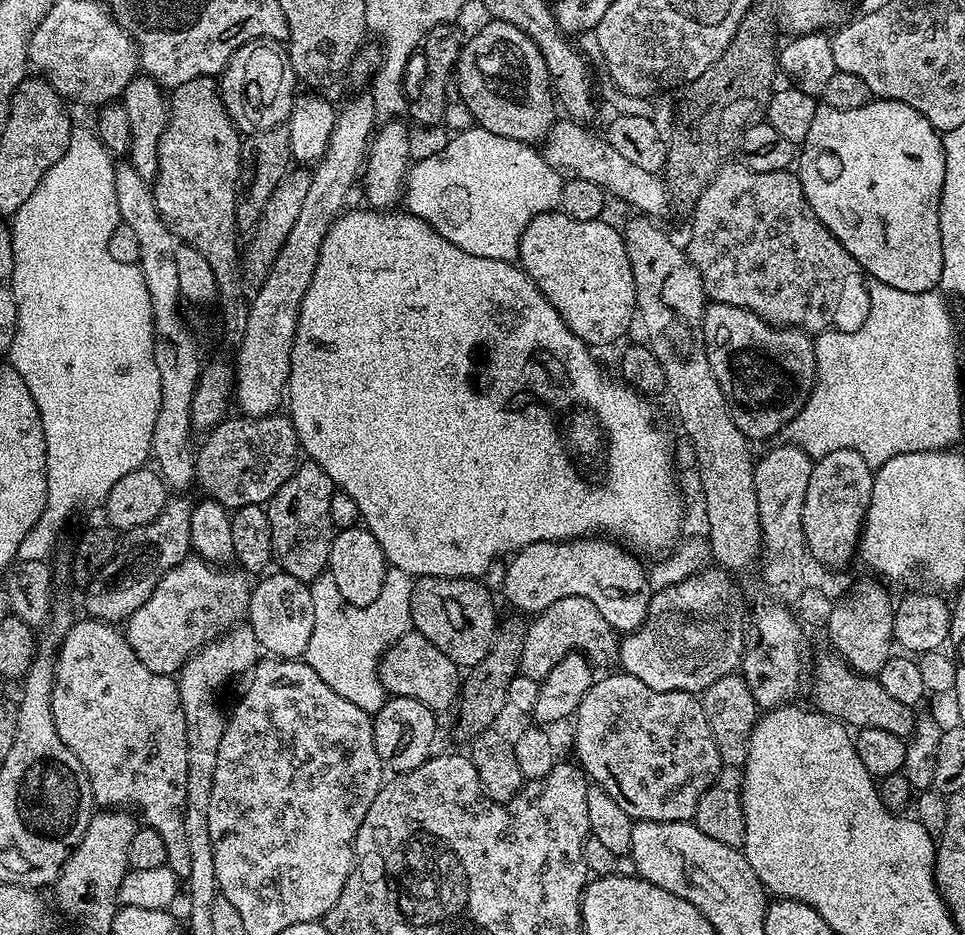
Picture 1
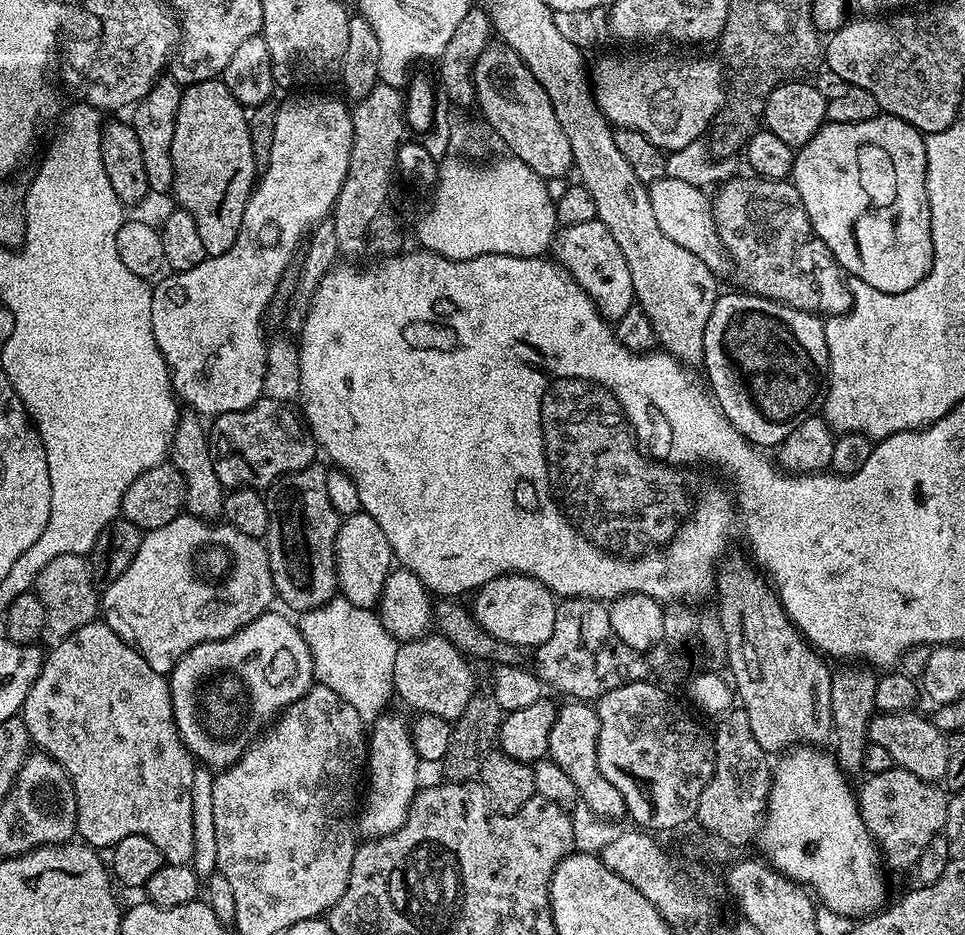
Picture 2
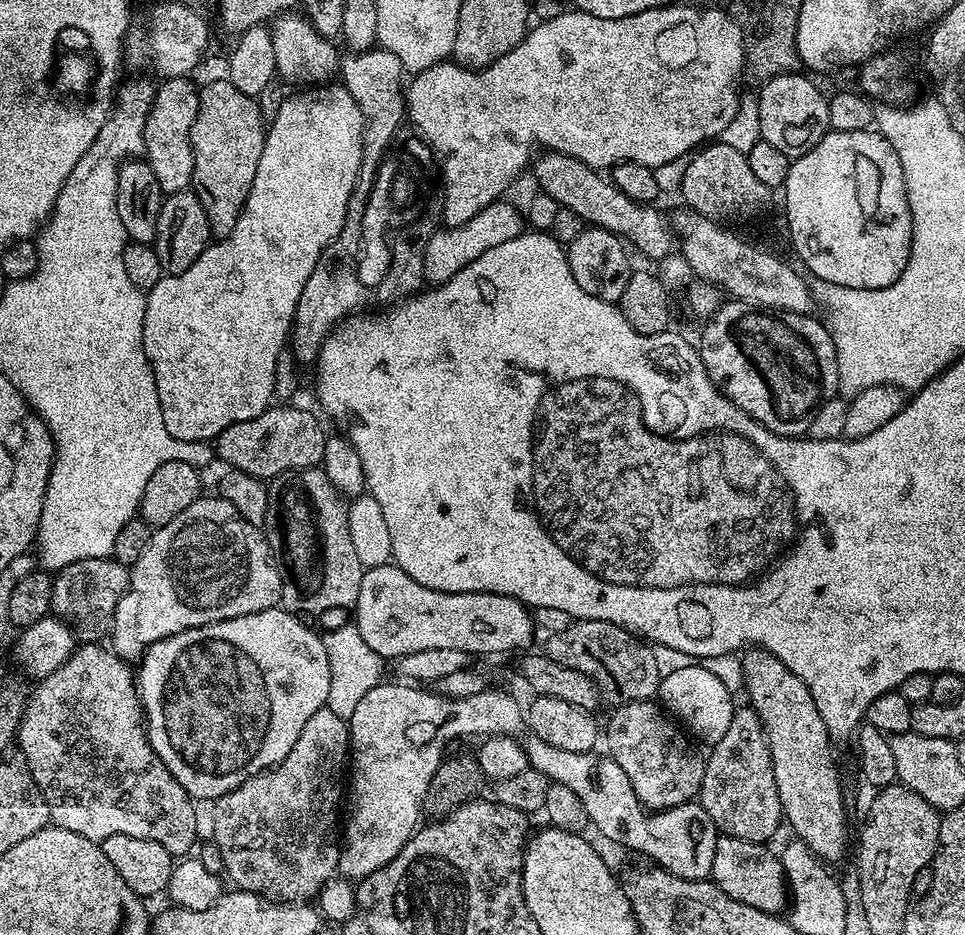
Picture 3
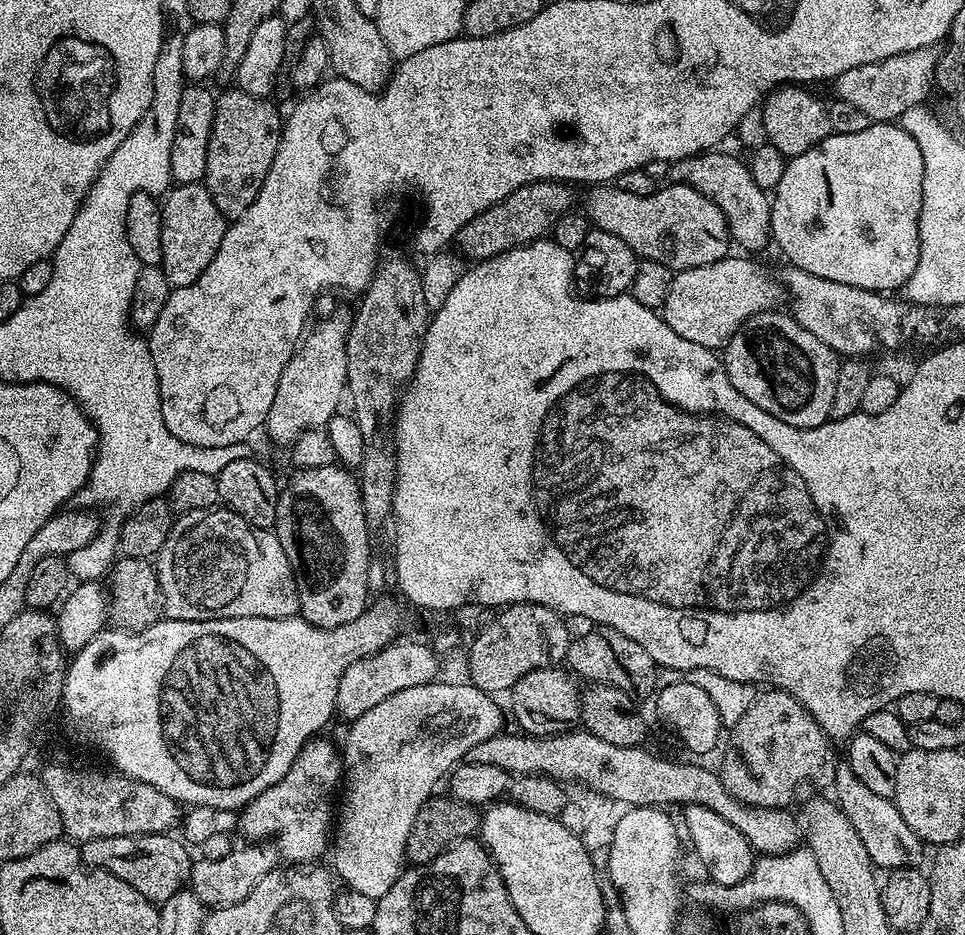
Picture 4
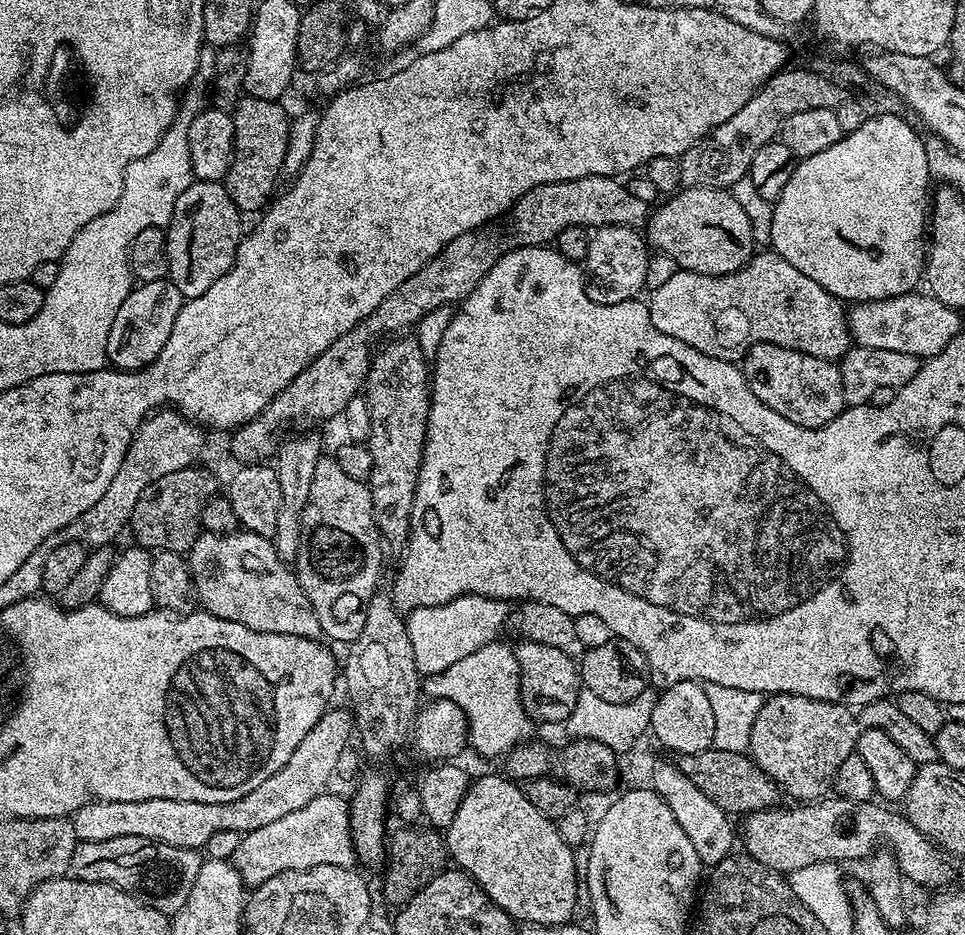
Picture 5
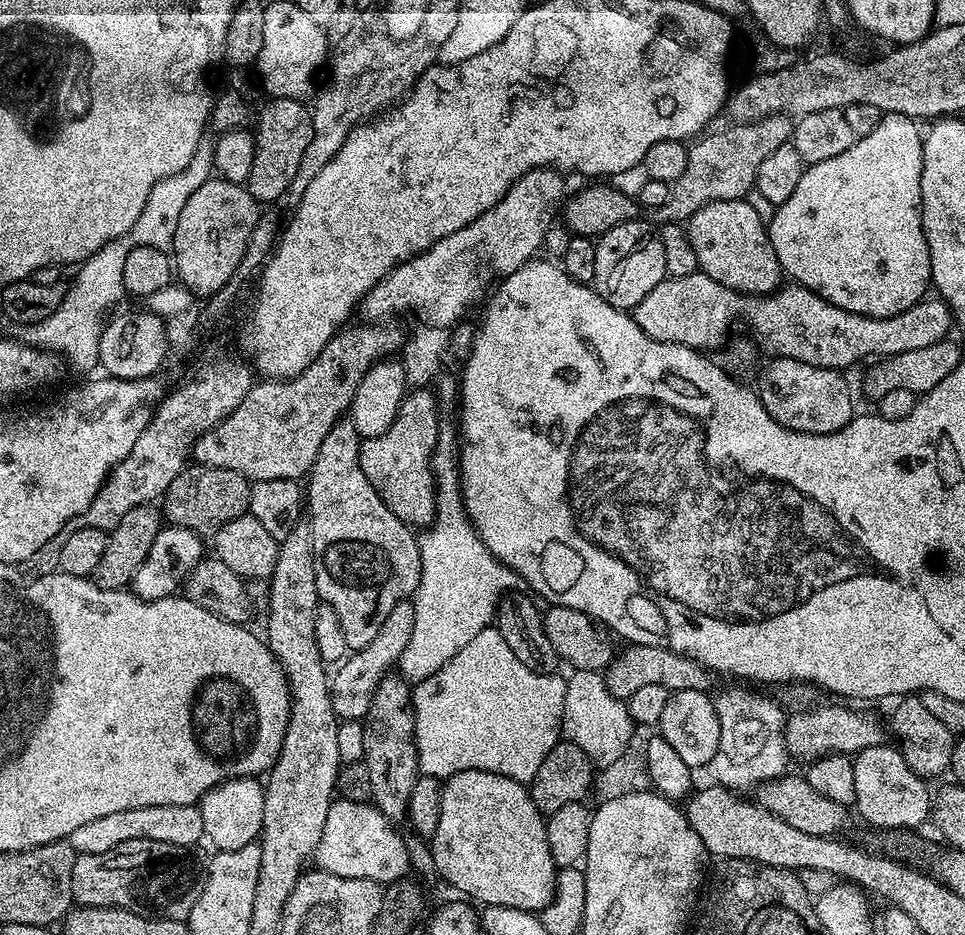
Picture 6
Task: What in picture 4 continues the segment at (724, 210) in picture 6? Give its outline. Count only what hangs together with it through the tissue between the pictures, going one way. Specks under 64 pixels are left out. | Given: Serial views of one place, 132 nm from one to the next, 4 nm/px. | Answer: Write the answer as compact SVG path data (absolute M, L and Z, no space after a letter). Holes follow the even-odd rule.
M672 182L669 188L661 187L654 194L639 196L626 194L626 190L615 186L592 186L587 189L588 197L584 200L582 212L590 221L593 229L614 234L614 238L622 238L626 246L636 253L640 260L662 262L662 266L676 272L684 272L687 268L697 268L710 262L718 262L730 254L730 237L727 220L722 210L698 189L681 182Z

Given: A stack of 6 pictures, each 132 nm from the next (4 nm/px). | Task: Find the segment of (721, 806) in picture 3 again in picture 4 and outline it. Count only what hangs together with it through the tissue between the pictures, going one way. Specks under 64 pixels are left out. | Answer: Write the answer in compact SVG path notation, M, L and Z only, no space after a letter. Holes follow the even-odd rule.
M757 691L750 710L730 729L730 736L732 760L725 762L718 775L728 793L743 804L787 809L803 780L820 780L821 786L828 789L835 785L838 761L833 741L789 692Z

